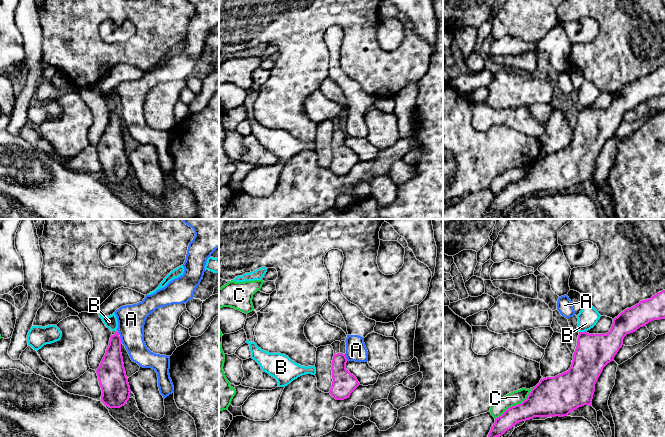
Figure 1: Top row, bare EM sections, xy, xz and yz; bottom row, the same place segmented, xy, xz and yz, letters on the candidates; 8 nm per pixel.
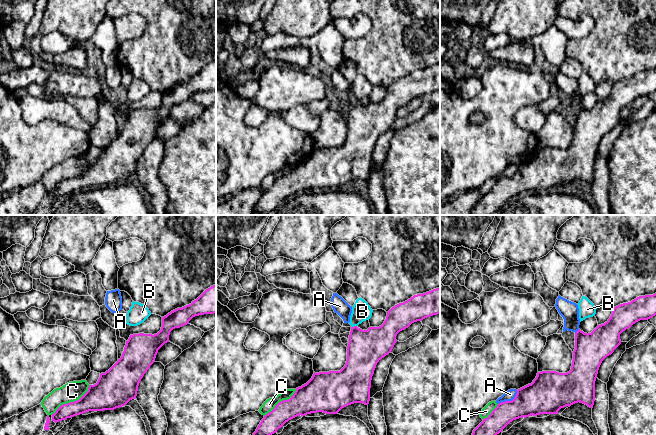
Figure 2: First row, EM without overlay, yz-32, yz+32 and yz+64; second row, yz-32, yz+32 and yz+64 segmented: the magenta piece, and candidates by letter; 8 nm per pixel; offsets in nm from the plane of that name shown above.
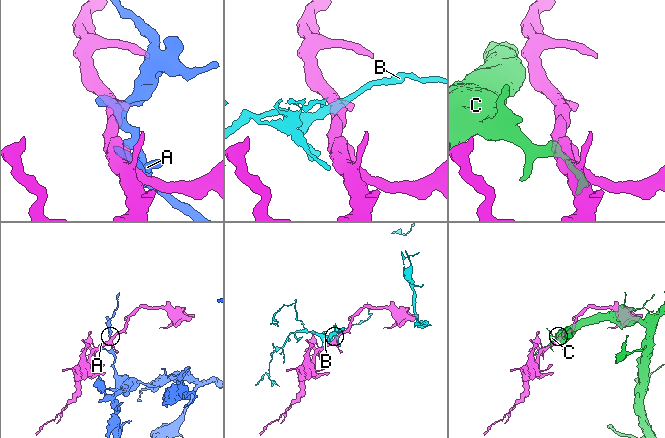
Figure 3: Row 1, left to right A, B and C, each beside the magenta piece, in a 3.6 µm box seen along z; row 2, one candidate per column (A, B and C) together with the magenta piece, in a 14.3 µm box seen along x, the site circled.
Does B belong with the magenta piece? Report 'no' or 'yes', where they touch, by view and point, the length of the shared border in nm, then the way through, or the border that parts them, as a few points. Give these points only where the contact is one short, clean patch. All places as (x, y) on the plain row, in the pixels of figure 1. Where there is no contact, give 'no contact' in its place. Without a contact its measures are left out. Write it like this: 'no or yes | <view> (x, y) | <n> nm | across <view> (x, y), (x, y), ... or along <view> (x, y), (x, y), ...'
no | yz (582, 108) | 60 nm | along yz (585, 106), (579, 108)

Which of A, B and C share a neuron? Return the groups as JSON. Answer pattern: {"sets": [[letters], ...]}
{"sets": [["A"], ["B"], ["C"]]}

